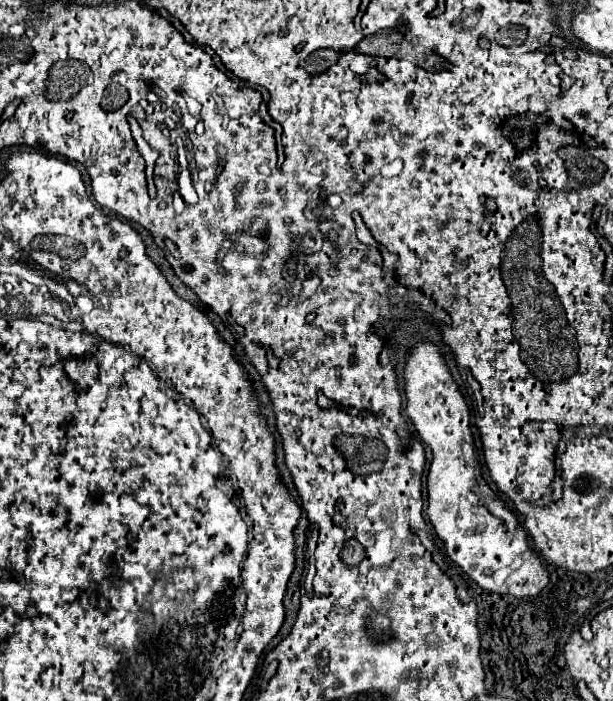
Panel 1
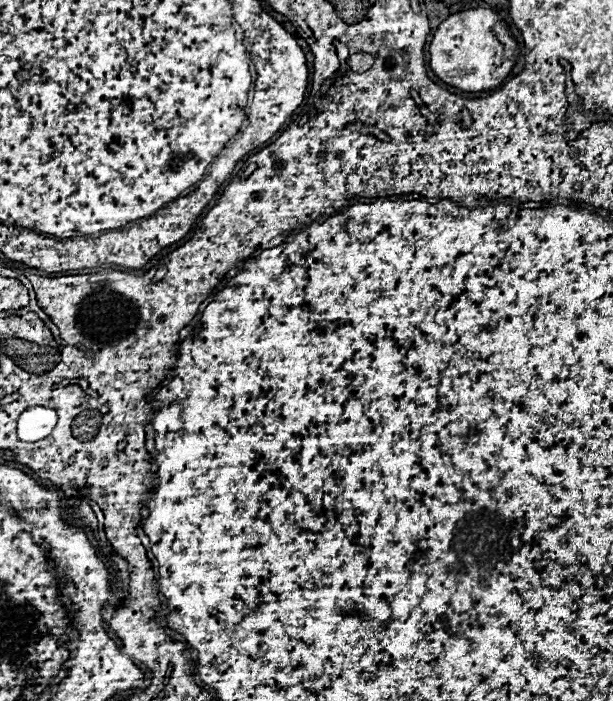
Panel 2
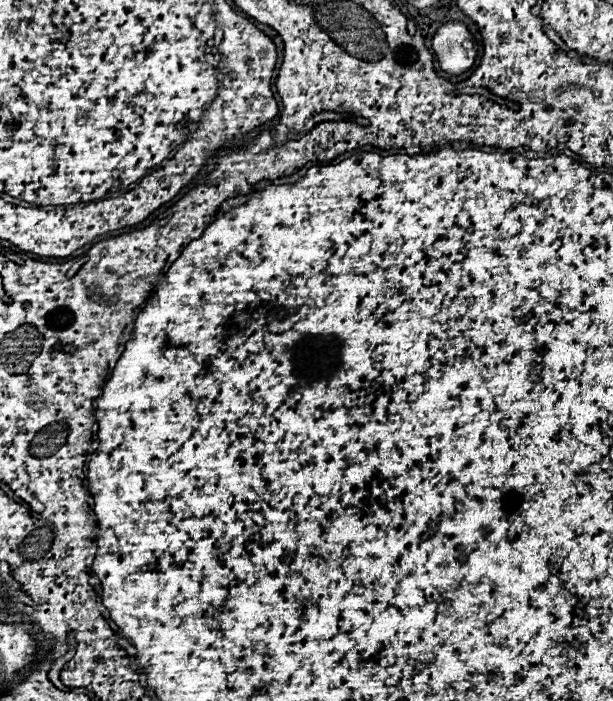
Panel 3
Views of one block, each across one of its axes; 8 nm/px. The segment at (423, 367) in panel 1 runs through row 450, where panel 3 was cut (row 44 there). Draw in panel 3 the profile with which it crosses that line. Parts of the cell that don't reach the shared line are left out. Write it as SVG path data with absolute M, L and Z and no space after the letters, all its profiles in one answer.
M452 22L452 28L438 28L432 36L432 50L440 62L440 68L448 74L462 74L474 66L476 50L466 50L462 44L470 40L470 32L464 24Z

